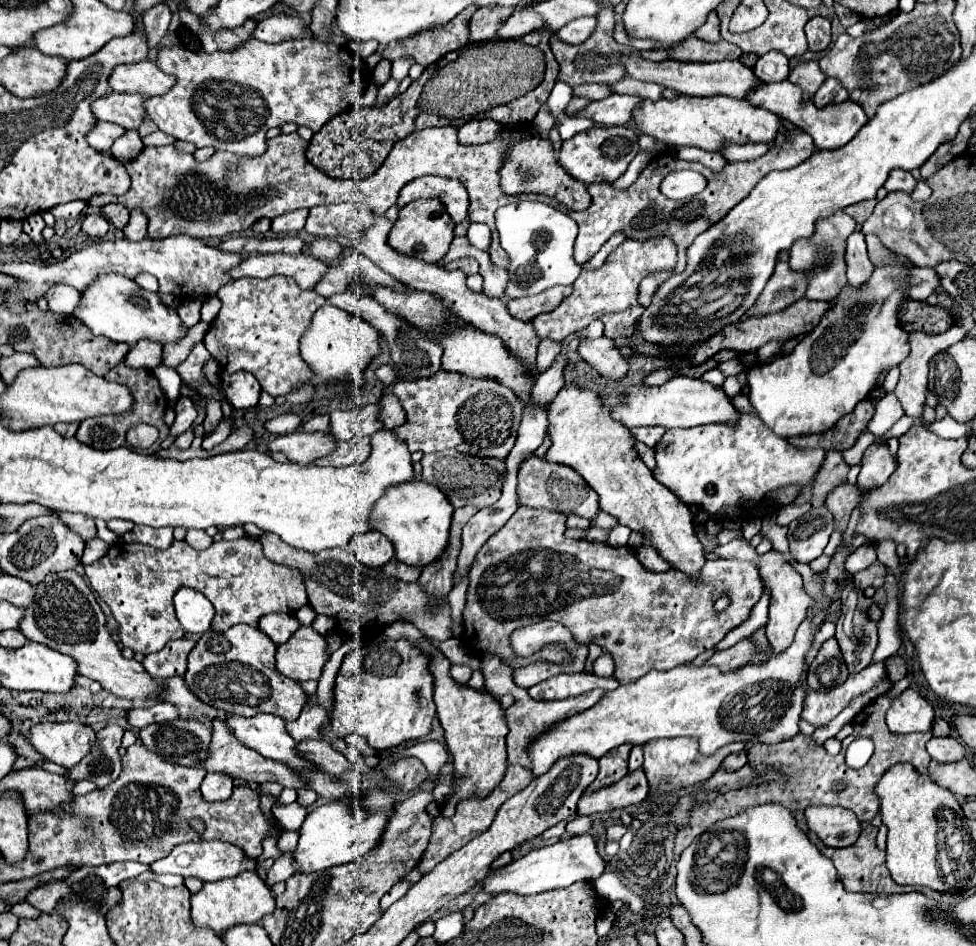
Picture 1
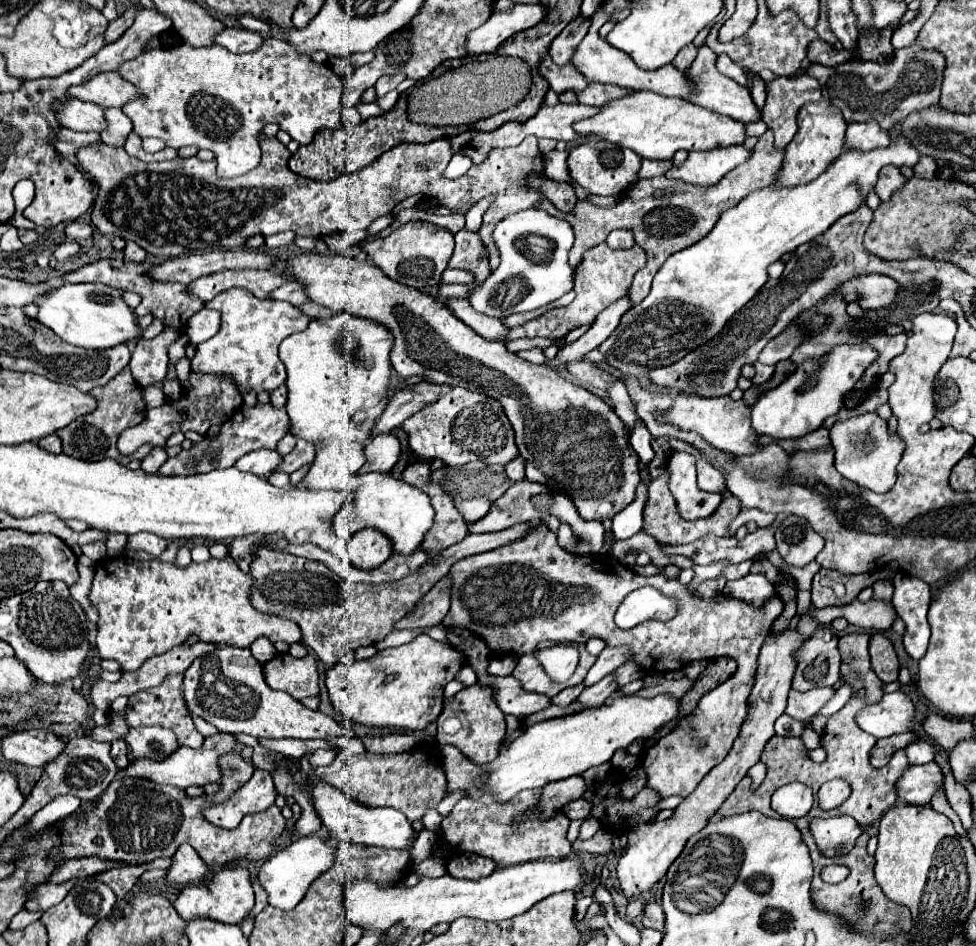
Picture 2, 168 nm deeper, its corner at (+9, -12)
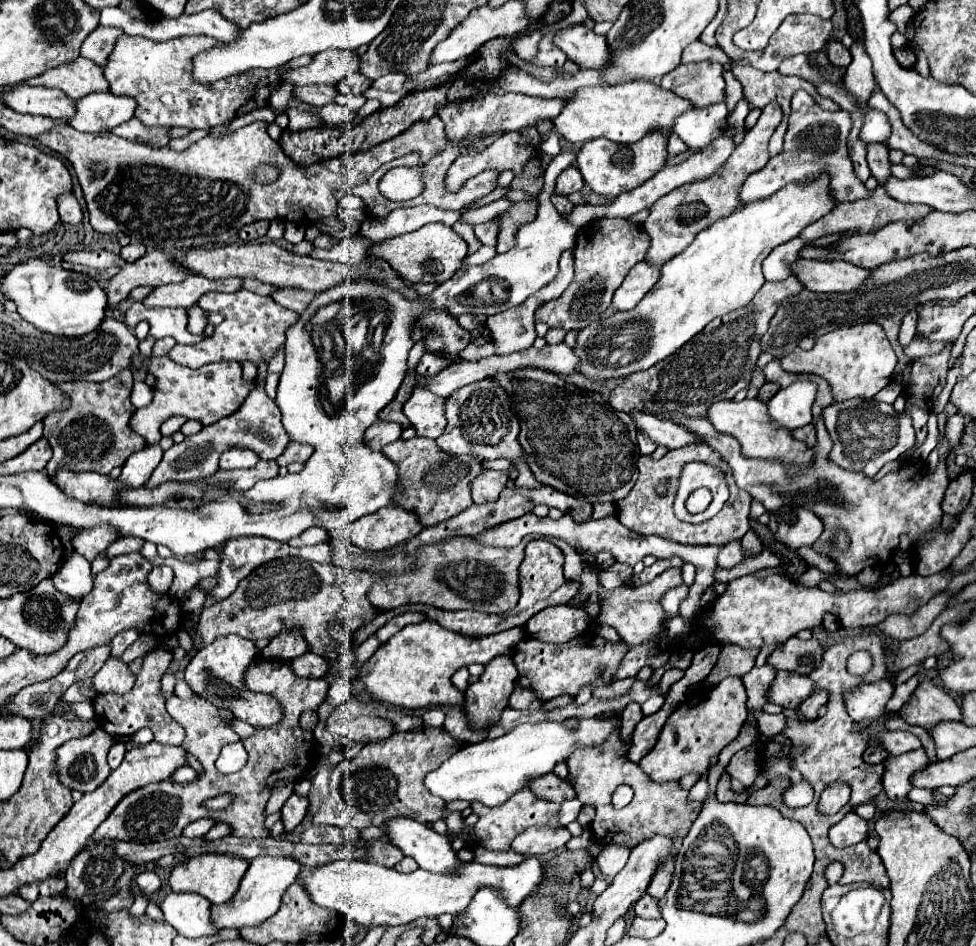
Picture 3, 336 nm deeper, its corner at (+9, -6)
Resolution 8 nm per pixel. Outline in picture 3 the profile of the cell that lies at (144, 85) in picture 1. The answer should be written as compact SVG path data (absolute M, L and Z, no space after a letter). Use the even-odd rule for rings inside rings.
M78 57L74 63L64 63L62 67L54 67L40 77L26 79L28 85L42 85L42 87L56 87L64 91L70 99L80 99L90 95L92 91L108 91L108 81L104 79L102 67L90 63L84 57Z

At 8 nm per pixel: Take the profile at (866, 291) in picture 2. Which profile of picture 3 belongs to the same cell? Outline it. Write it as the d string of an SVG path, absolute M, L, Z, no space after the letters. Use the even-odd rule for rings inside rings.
M798 259L790 267L792 275L814 293L846 293L858 289L870 271L844 261L808 261Z

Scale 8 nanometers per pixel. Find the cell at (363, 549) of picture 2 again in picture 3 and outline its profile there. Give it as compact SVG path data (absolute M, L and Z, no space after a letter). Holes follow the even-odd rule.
M394 505L354 521L352 543L364 551L378 553L412 539L422 529L424 527L418 523L418 517L414 513Z

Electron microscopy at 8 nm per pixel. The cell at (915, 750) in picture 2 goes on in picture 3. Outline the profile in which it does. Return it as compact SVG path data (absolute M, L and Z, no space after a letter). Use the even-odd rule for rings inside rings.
M880 731L878 745L890 755L902 755L906 751L914 751L922 747L920 739L908 731Z

